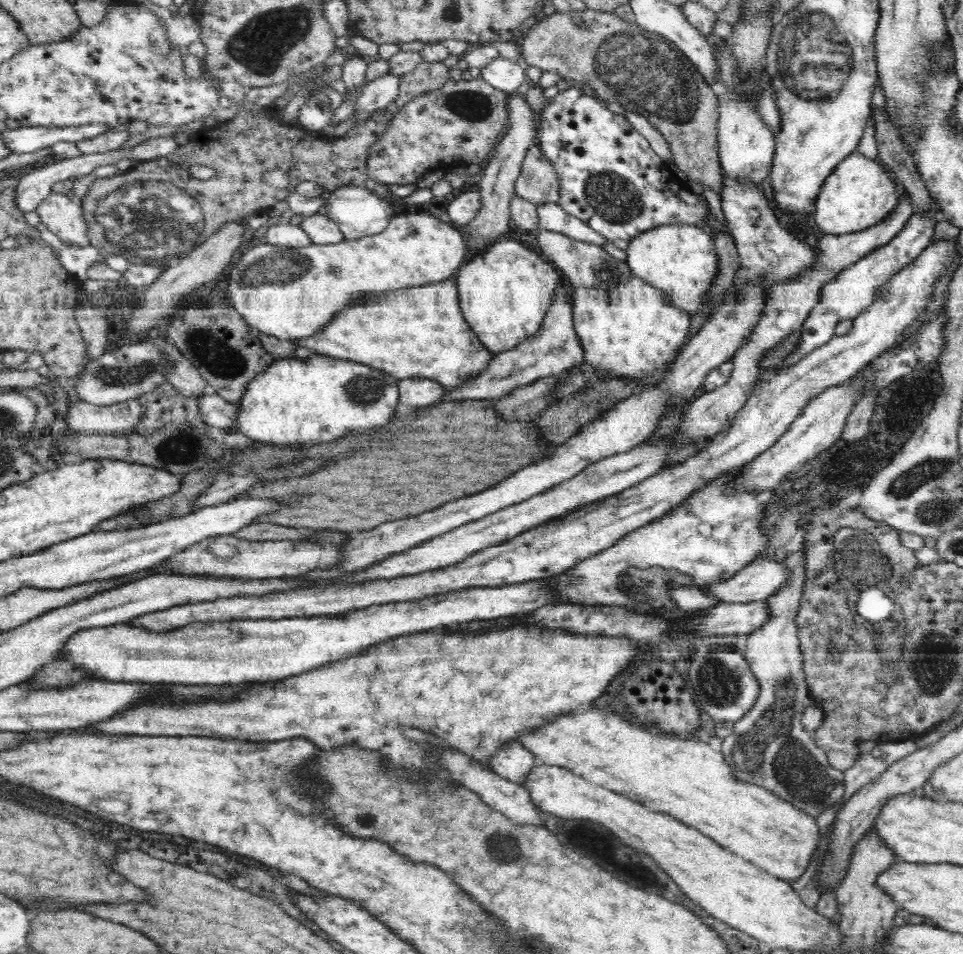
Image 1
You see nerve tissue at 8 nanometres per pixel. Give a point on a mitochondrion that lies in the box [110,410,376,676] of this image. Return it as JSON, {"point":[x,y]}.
{"point":[181,445]}

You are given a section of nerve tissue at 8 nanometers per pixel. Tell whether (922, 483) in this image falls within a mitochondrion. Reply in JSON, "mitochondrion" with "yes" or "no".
{"mitochondrion":"yes"}

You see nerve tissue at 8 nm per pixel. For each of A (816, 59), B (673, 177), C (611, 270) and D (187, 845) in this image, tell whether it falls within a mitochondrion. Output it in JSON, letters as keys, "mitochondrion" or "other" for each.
{"A":"mitochondrion","B":"other","C":"mitochondrion","D":"other"}

